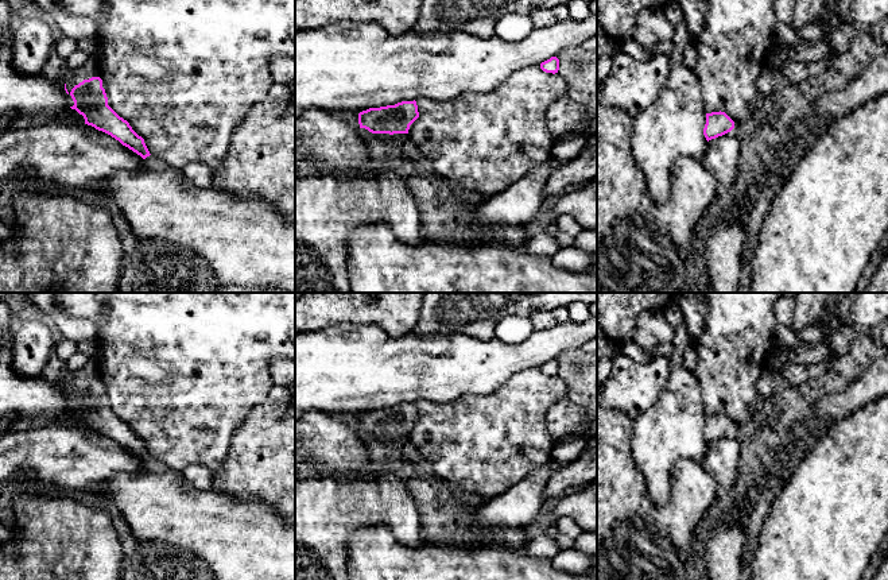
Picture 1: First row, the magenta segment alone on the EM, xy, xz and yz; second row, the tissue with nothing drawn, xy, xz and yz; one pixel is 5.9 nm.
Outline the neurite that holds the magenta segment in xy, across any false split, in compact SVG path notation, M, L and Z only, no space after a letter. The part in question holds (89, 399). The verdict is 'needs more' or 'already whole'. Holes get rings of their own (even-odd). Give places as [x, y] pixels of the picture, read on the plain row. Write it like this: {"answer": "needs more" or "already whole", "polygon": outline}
{"answer": "needs more", "polygon": "M54 351L40 376L65 384L66 406L84 418L85 426L110 437L143 461L151 457L144 441L108 407L105 386L94 359L89 359L82 368L70 371L66 360Z"}

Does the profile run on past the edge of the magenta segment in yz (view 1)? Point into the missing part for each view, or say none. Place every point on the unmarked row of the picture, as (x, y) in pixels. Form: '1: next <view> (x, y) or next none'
1: next none

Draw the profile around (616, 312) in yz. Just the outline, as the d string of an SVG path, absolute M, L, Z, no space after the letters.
M597 293L597 325L613 344L623 344L633 339L636 318L644 310L664 310L678 301L679 293Z

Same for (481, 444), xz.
M536 366L516 372L486 395L446 403L416 402L419 419L408 437L433 471L457 491L493 498L551 461L555 444L547 432L546 413L567 391L565 380L543 374Z

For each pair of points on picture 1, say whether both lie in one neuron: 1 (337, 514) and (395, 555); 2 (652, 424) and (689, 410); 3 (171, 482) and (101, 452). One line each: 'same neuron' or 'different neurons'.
1: different neurons
2: same neuron
3: different neurons

